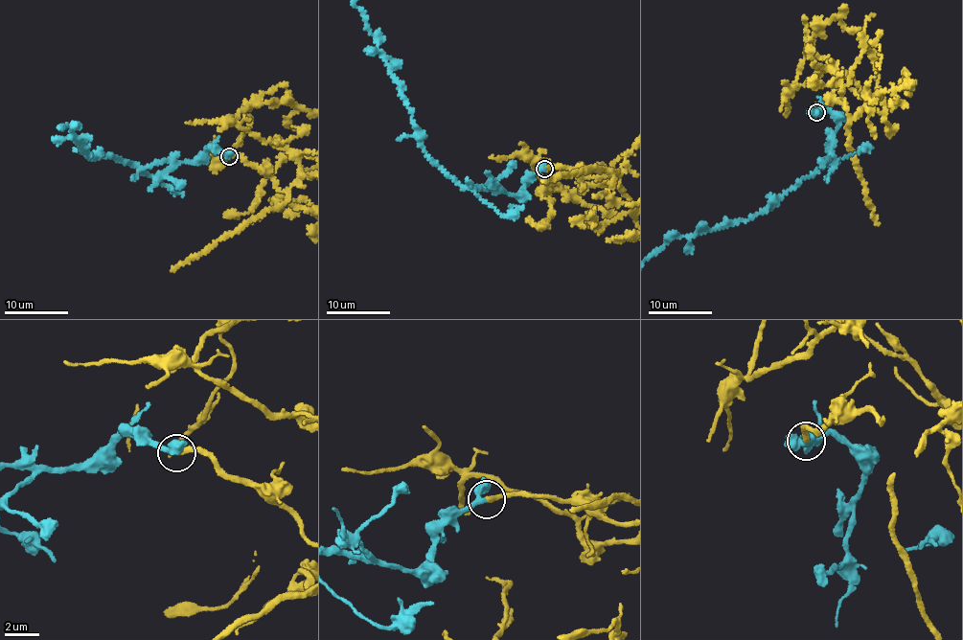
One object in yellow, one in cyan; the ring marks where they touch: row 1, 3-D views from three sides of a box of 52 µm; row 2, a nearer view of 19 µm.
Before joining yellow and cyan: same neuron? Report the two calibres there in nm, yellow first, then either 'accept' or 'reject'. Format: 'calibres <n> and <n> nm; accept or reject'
calibres 320 and 280 nm; accept

